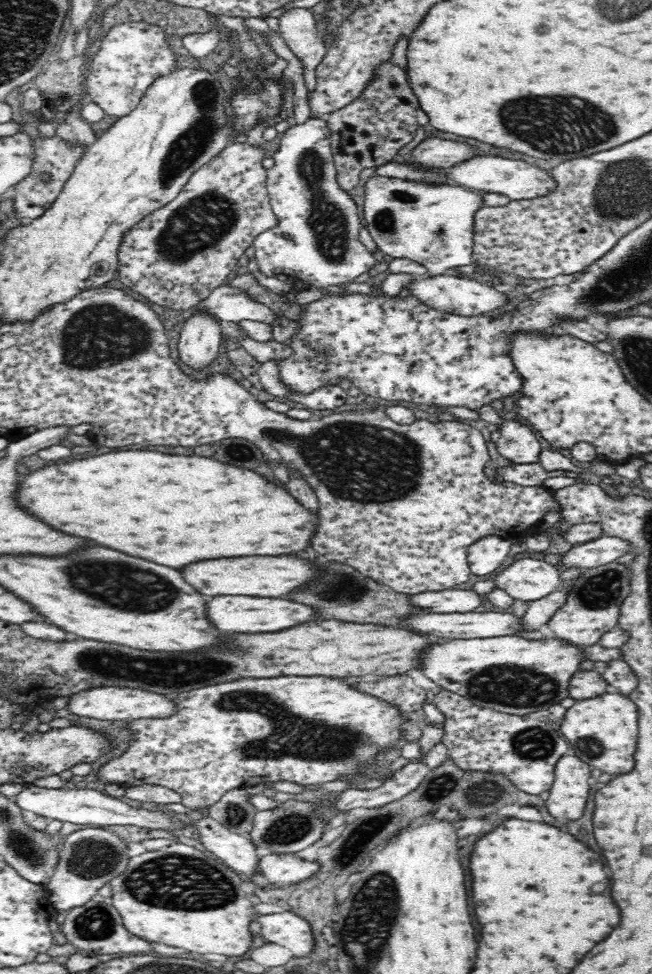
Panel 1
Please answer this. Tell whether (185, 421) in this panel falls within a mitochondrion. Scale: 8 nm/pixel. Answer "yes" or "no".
no

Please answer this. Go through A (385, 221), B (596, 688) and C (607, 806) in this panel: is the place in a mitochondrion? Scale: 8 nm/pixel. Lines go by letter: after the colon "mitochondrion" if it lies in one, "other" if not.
A: mitochondrion
B: other
C: other

